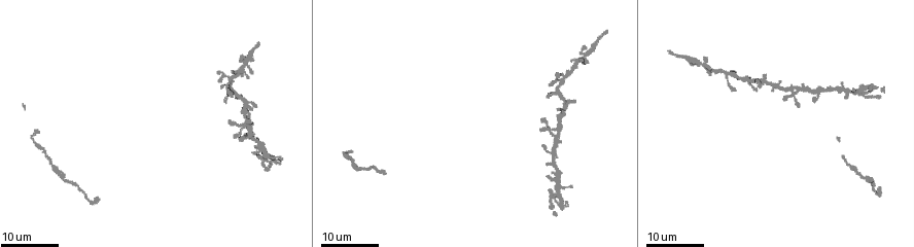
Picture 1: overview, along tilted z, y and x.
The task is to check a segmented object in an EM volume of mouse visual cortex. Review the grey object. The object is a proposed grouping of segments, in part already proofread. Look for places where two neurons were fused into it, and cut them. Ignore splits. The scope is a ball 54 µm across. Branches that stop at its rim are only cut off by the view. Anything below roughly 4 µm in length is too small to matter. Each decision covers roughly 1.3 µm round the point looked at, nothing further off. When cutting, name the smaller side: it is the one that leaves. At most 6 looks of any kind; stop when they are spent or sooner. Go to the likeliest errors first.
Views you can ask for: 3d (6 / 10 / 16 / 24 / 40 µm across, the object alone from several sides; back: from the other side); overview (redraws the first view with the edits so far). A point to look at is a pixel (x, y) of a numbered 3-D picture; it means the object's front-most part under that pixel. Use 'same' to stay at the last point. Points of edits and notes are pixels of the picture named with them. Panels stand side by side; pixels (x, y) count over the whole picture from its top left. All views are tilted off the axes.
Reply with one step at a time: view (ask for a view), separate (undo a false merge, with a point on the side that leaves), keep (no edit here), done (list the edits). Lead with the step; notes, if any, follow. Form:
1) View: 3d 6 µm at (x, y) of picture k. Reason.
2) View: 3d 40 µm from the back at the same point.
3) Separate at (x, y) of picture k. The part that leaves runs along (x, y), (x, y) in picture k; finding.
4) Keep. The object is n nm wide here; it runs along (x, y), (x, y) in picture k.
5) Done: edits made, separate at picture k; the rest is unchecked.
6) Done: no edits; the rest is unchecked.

View: 3d 24 µm at (238, 127) of picture 1. Looks like a crossing.

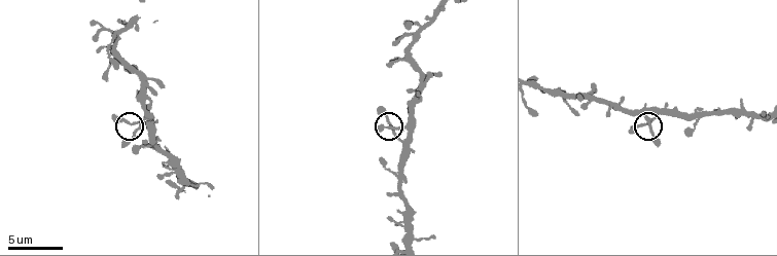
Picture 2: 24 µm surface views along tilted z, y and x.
View: 3d 6 µm at (131, 123) of picture 2. Closer look.

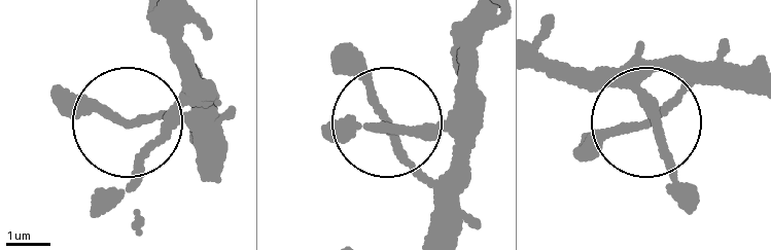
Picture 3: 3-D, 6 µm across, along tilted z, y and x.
Keep. The object is 140 nm wide here; it runs along (427, 230), (430, 193), (397, 129), (346, 120) in picture 3; all the same neuron.

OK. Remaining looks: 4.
View: 3d 6 µm at (421, 26) of picture 2. Four arms meet.

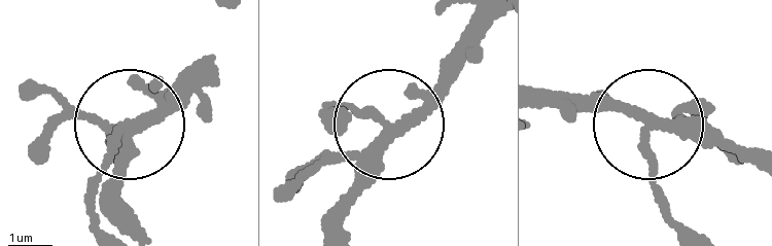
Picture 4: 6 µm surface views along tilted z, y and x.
View: 3d 6 µm from the back at (133, 126) of picture 4.

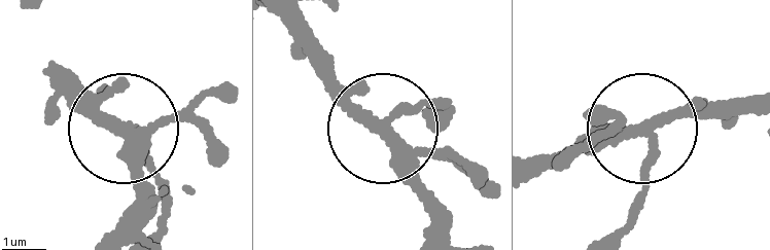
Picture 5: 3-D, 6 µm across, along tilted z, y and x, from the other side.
Keep. It runs along (532, 159), (637, 138), (645, 171), (628, 226) in picture 5; all the same neuron.

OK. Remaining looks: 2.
View: 3d 16 µm at (402, 169) of picture 2. Two arms in line, one across.

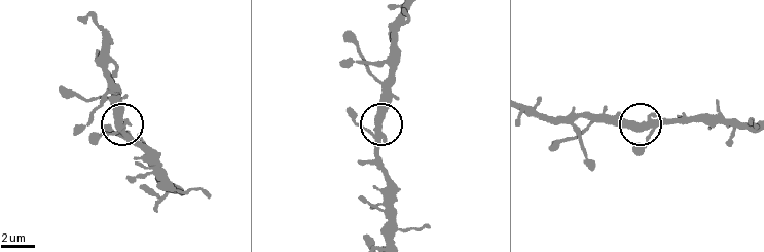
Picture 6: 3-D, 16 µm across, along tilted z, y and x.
Keep. The object is 350 nm wide here; it runs along (642, 149), (649, 133), (642, 124), (686, 121) in picture 6; continuous, no second neuron.

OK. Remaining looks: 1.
Done: no edits; the rest is unchecked.

